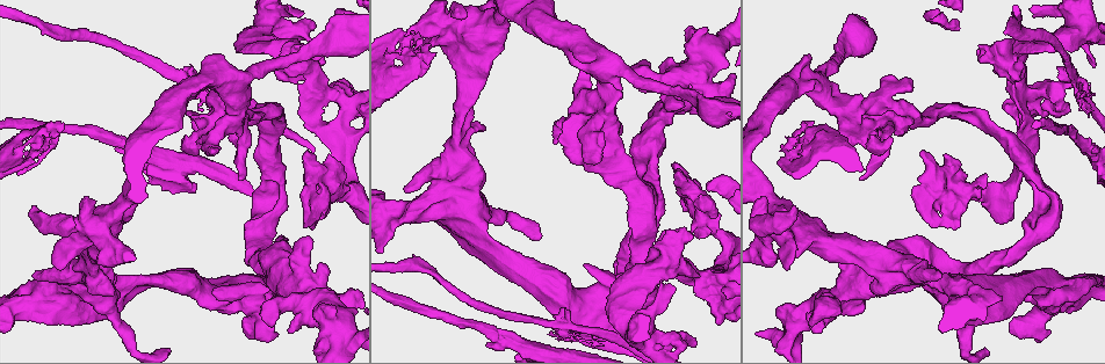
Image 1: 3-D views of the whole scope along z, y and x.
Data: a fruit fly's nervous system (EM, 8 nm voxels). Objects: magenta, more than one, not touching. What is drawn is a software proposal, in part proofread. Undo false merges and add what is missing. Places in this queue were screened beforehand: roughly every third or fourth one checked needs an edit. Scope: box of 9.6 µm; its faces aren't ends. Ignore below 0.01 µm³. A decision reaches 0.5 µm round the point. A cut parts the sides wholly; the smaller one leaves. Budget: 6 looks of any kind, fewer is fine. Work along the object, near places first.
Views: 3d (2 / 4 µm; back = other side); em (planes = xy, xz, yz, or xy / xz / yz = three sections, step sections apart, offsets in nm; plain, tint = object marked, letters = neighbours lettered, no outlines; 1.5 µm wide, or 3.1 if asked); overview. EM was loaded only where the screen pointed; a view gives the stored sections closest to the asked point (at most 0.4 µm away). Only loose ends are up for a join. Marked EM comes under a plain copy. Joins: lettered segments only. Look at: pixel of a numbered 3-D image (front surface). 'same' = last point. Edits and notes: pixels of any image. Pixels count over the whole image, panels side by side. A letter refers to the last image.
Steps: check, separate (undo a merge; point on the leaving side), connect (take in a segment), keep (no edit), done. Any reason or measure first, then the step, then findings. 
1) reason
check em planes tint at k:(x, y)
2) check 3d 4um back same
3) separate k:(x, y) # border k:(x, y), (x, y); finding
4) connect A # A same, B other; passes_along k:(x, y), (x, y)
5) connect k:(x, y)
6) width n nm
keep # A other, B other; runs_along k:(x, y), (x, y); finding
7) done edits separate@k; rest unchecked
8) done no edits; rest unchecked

an open end
check 3d 2um at 1:(1049, 333)

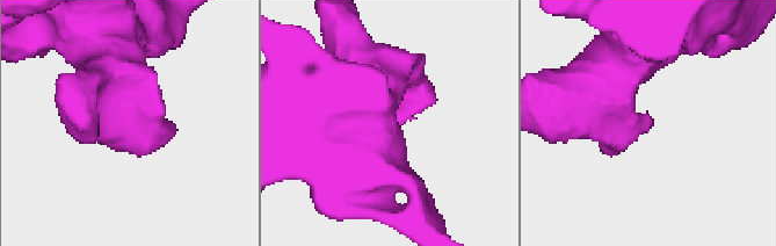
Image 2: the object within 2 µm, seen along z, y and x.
shape alone is not enough
check em planes letters at 2:(648, 117)

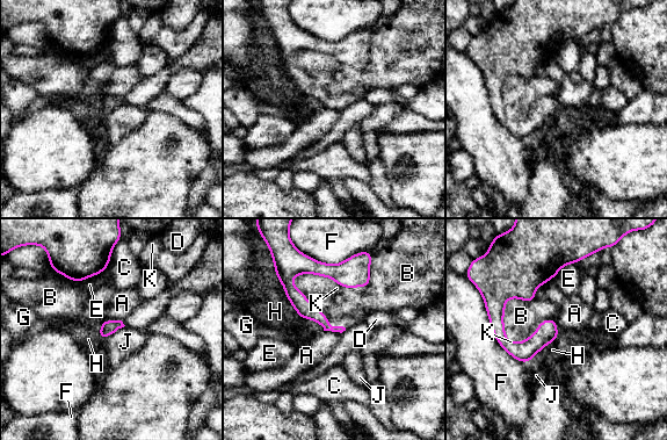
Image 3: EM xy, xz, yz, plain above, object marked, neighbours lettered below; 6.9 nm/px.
keep # A other, B other, C other, D other, E other, F other, G other, H other, J other, K other; no lettered segment goes on from it

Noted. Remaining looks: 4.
looks like a crossing
check 3d 4um at 1:(262, 25)

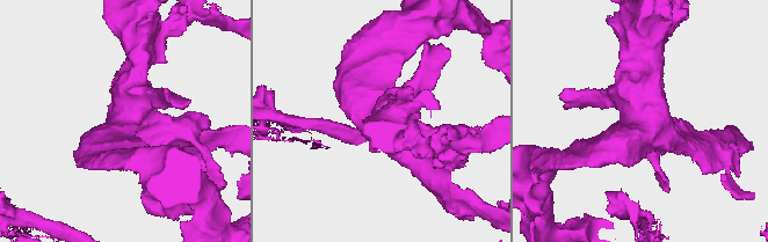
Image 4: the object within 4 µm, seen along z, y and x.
check em planes letters at 4:(639, 120)

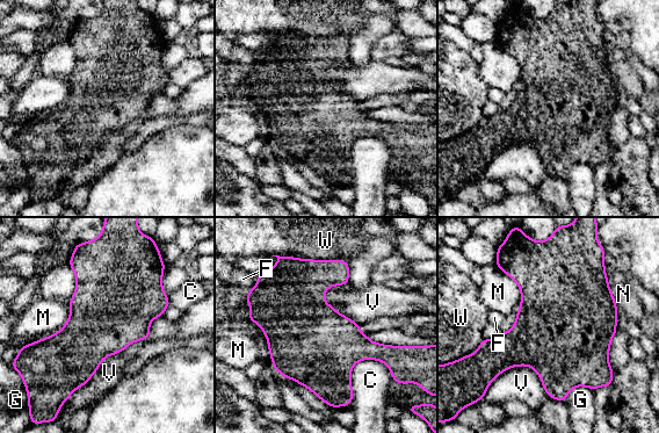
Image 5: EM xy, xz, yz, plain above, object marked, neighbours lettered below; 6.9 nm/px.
width 500 nm
keep # C other, F other, G other, M other, N other, V other, W other; border 5:(147, 338), (109, 354), (66, 399); all the same neuron

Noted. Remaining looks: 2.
touches itself
check em xz step 8 letters at 1:(1089, 116)

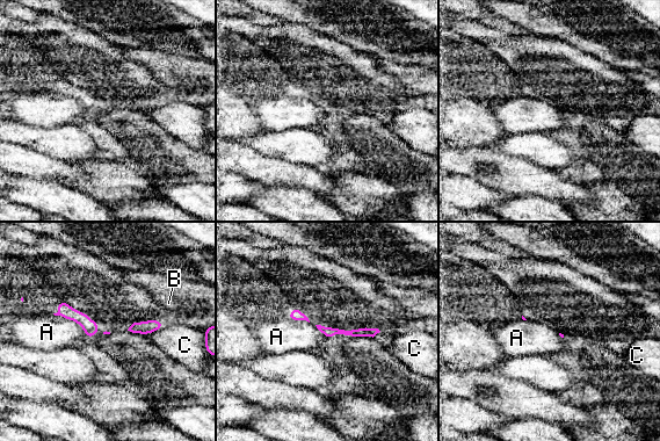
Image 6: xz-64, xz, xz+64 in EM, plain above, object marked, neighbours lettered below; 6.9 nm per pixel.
another direction
check em xy step 4 letters same

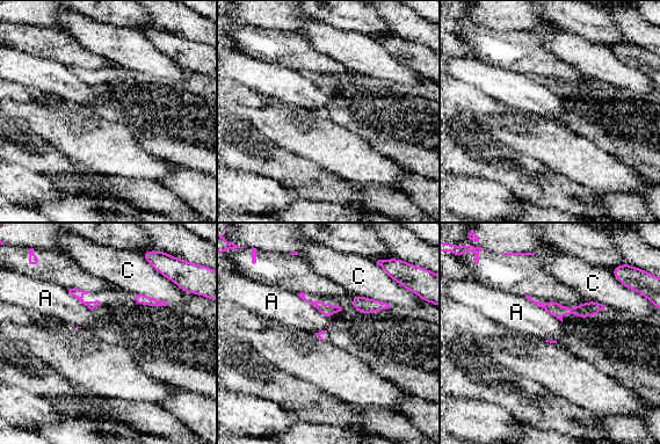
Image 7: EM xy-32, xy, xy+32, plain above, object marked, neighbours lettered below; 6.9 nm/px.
width 20 nm
keep # A other, C other; one neuron here

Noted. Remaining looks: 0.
done no edits; rest unchecked

